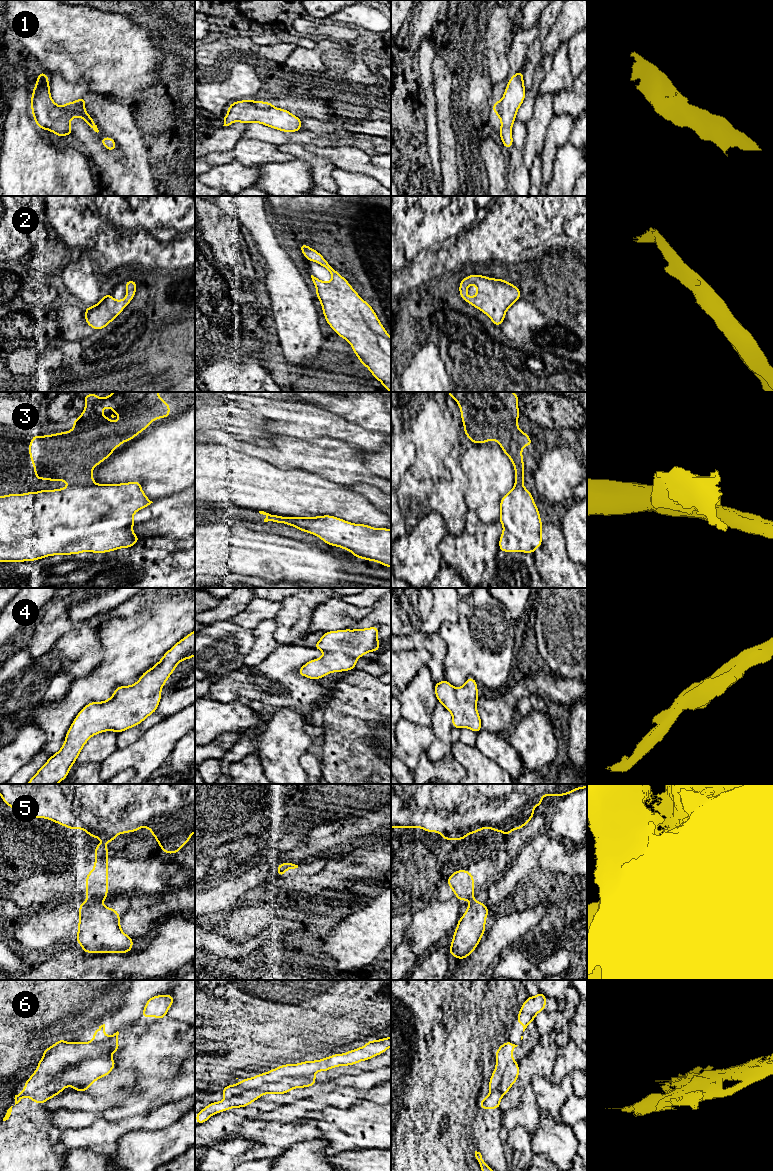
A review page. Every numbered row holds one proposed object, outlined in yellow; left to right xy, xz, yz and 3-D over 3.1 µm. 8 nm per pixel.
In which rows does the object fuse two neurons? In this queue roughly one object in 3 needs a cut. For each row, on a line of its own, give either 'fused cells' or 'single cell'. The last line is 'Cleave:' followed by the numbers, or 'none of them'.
1: fused cells
2: single cell
3: fused cells
4: single cell
5: fused cells
6: single cell
Cleave: 1, 3, 5

